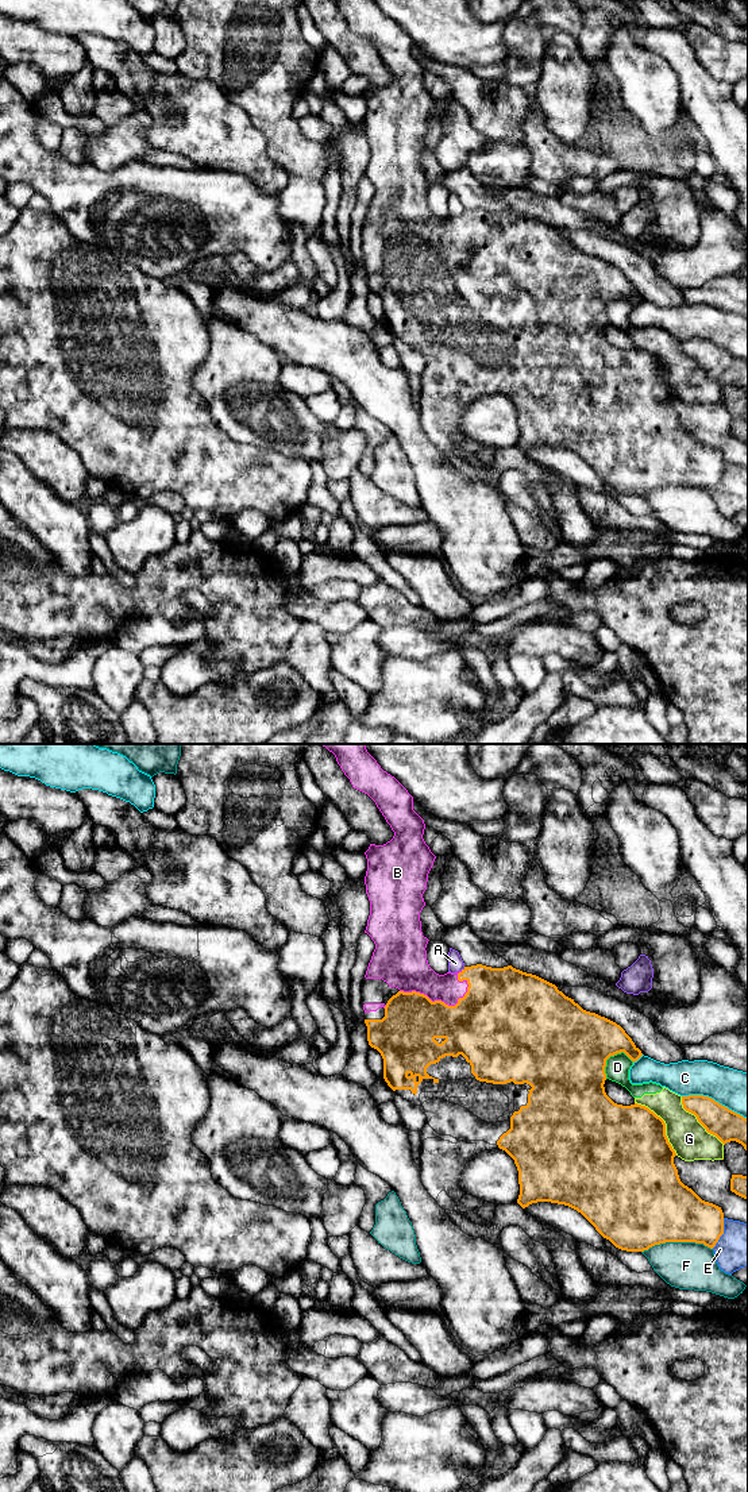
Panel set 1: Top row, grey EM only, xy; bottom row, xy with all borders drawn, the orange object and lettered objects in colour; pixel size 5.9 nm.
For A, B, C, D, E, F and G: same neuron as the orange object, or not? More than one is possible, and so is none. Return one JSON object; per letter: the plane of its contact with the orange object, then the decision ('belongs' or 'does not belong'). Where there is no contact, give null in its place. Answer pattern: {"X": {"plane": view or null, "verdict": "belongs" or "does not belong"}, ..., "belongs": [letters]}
{"A": {"plane": "xy", "verdict": "does not belong"}, "B": {"plane": "xy", "verdict": "belongs"}, "C": {"plane": "xy", "verdict": "does not belong"}, "D": {"plane": "xy", "verdict": "does not belong"}, "E": {"plane": "xy", "verdict": "does not belong"}, "F": {"plane": "xy", "verdict": "does not belong"}, "G": {"plane": "xy", "verdict": "does not belong"}, "belongs": ["B"]}

